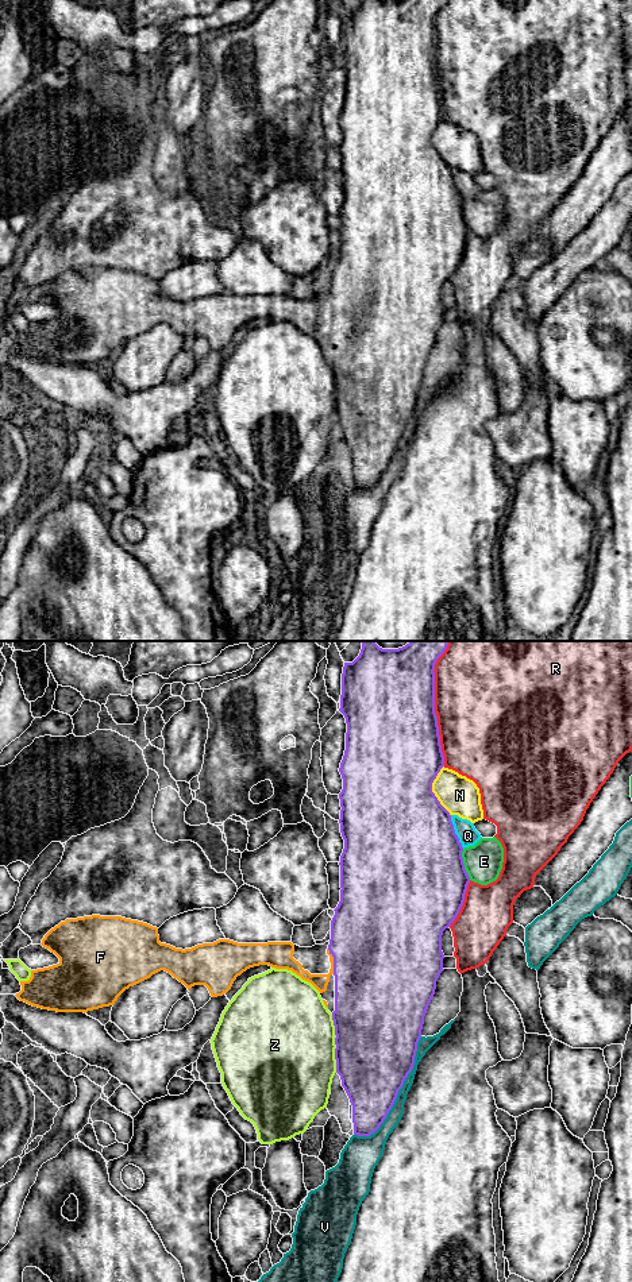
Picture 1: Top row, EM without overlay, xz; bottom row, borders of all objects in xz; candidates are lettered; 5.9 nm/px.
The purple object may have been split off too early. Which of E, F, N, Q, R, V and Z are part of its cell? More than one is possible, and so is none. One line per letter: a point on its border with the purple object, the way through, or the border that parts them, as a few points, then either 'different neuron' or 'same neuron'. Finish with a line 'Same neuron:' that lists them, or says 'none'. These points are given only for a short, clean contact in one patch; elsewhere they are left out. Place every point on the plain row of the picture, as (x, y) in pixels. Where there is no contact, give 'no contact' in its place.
E: xz (463, 216) | different neuron
F: xz (334, 313) | same neuron
N: xz (431, 143) | different neuron
Q: xz (454, 184) | different neuron
R: xz (434, 60) | different neuron
V: xz (397, 446) | different neuron
Z: xz (335, 396) | different neuron
Same neuron: F

